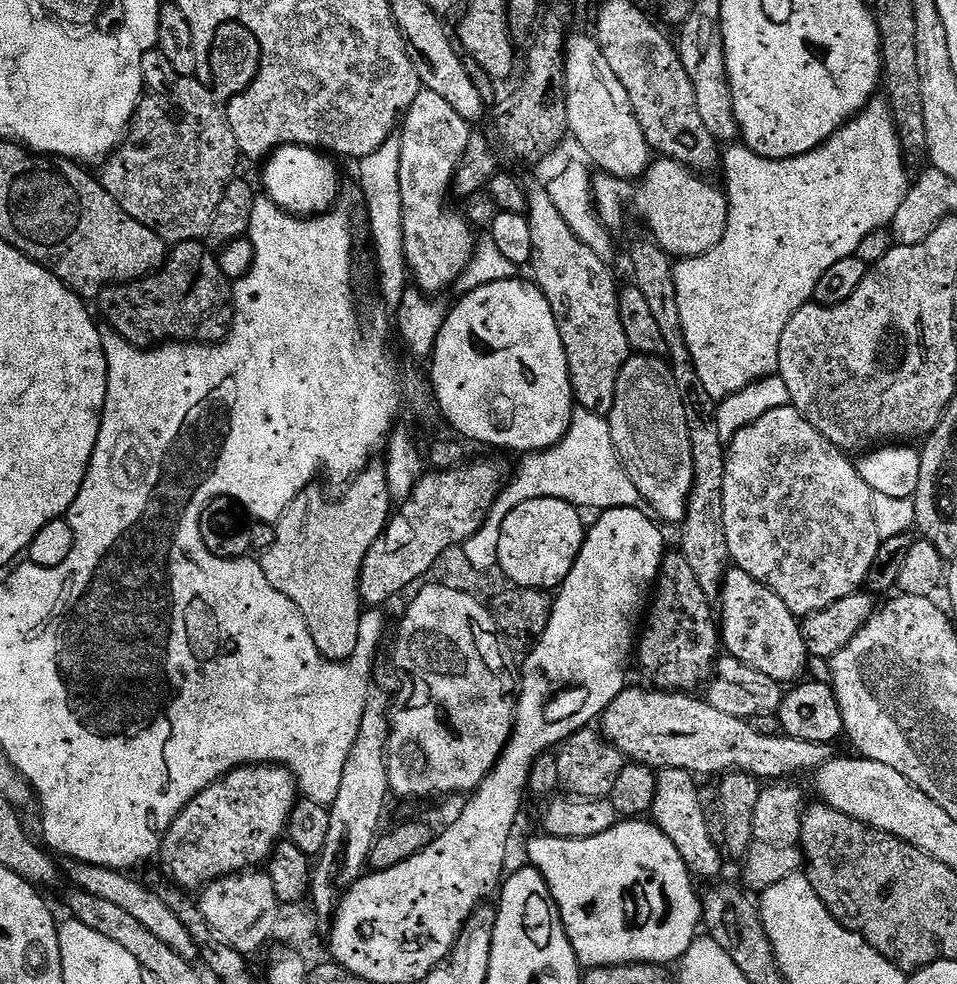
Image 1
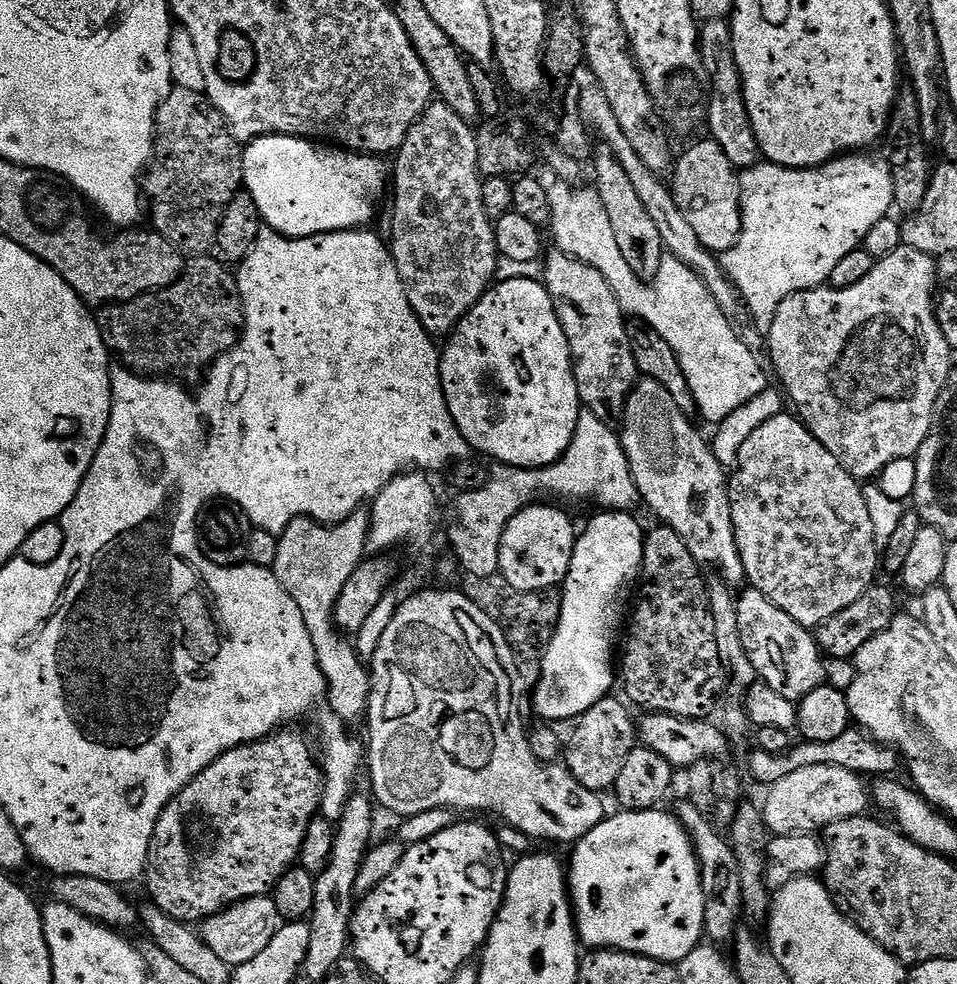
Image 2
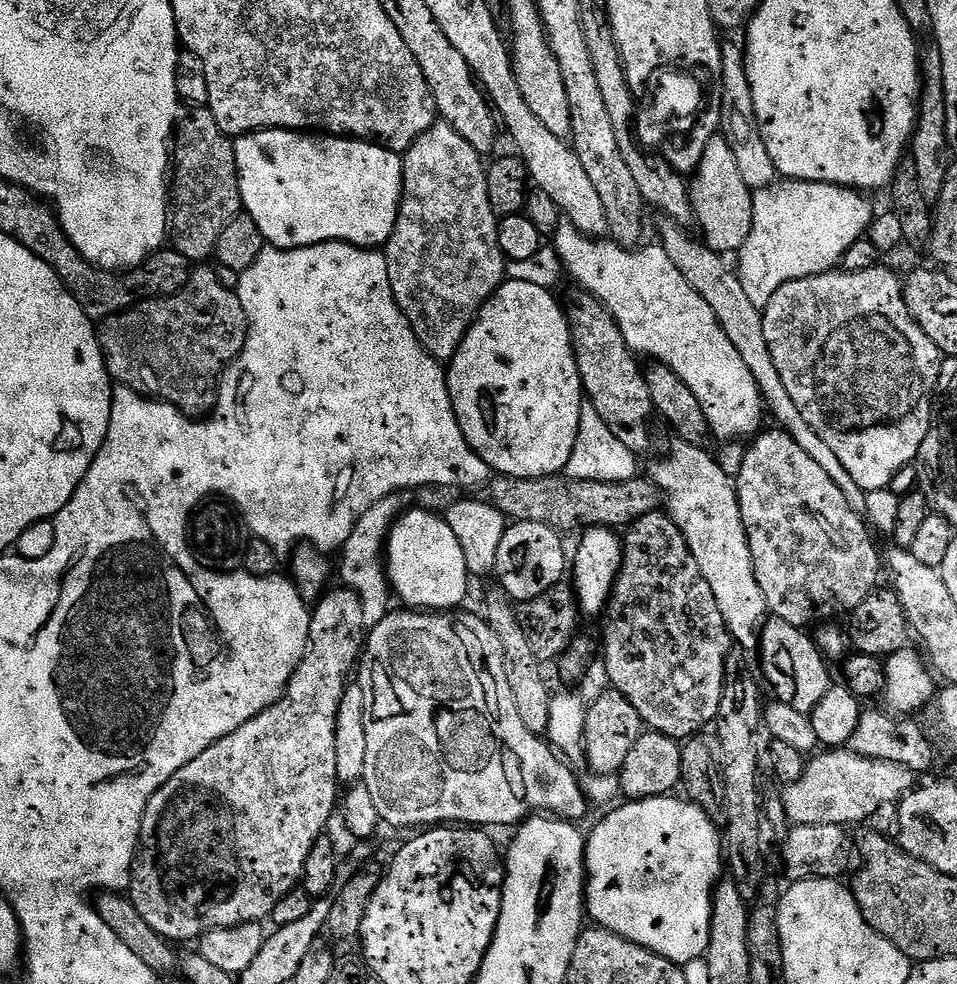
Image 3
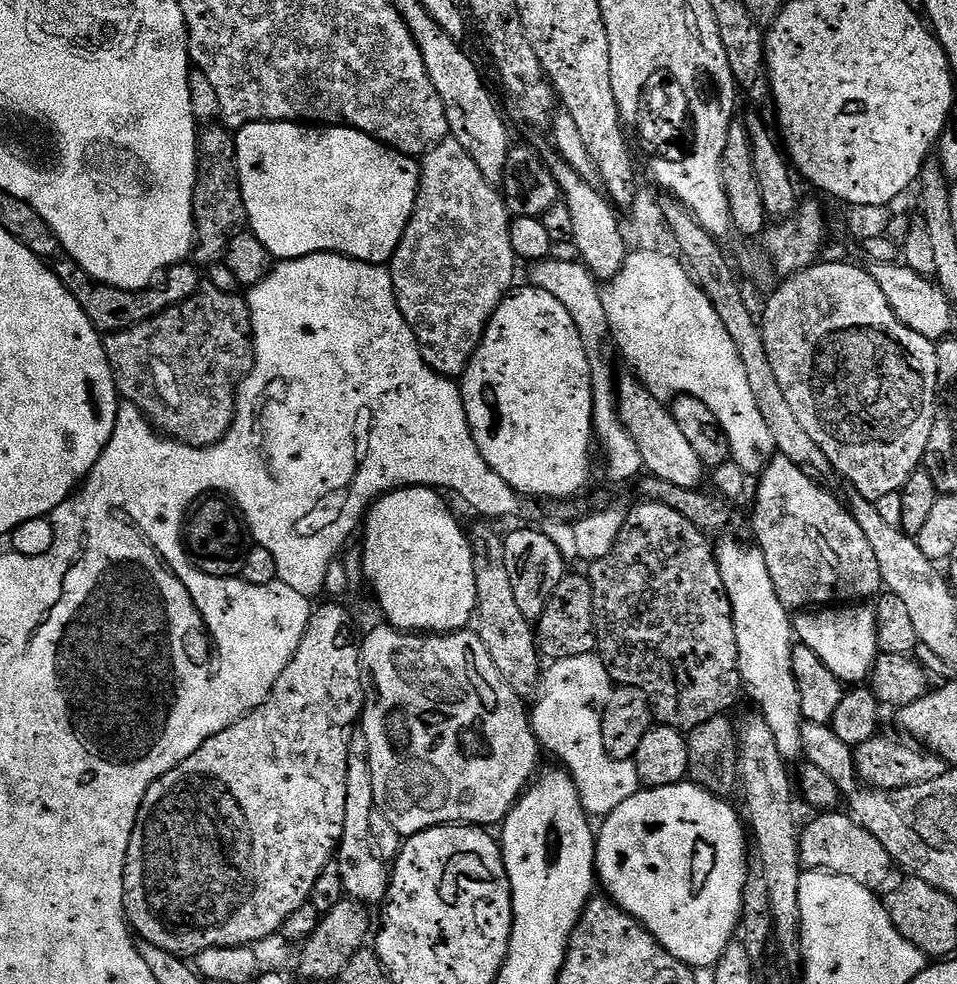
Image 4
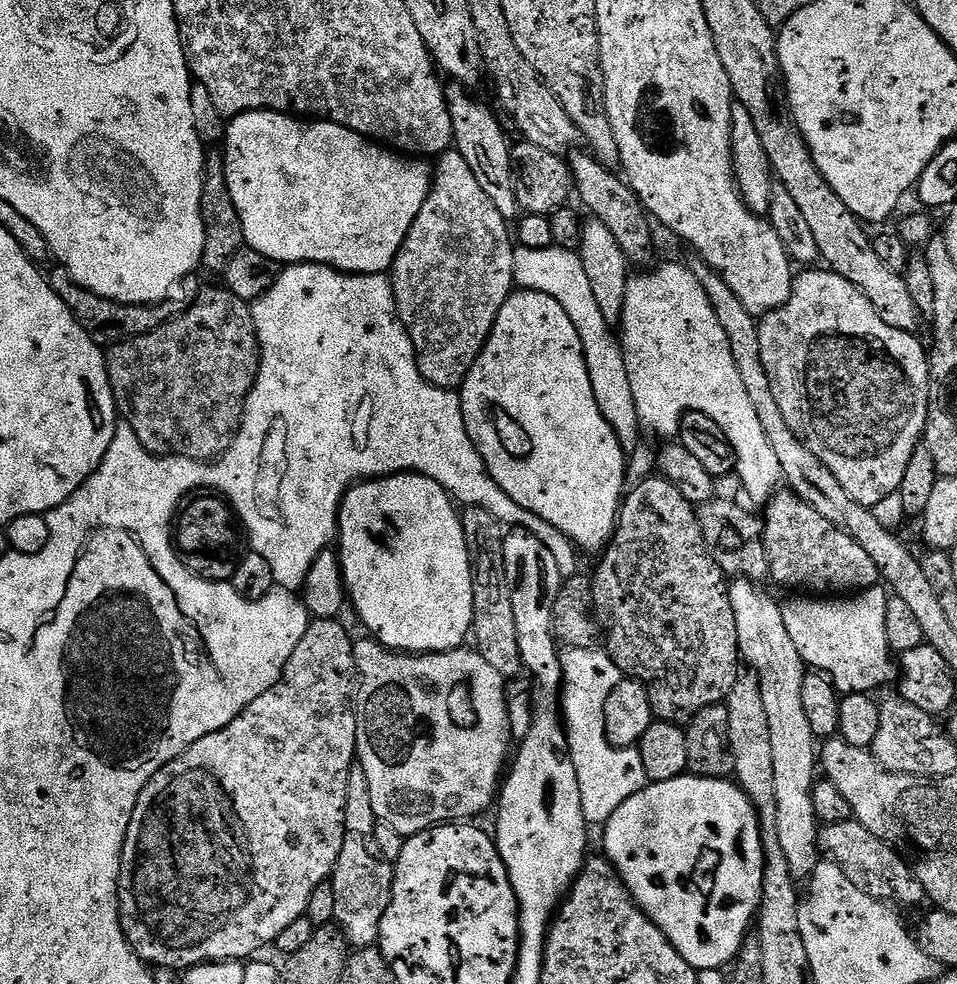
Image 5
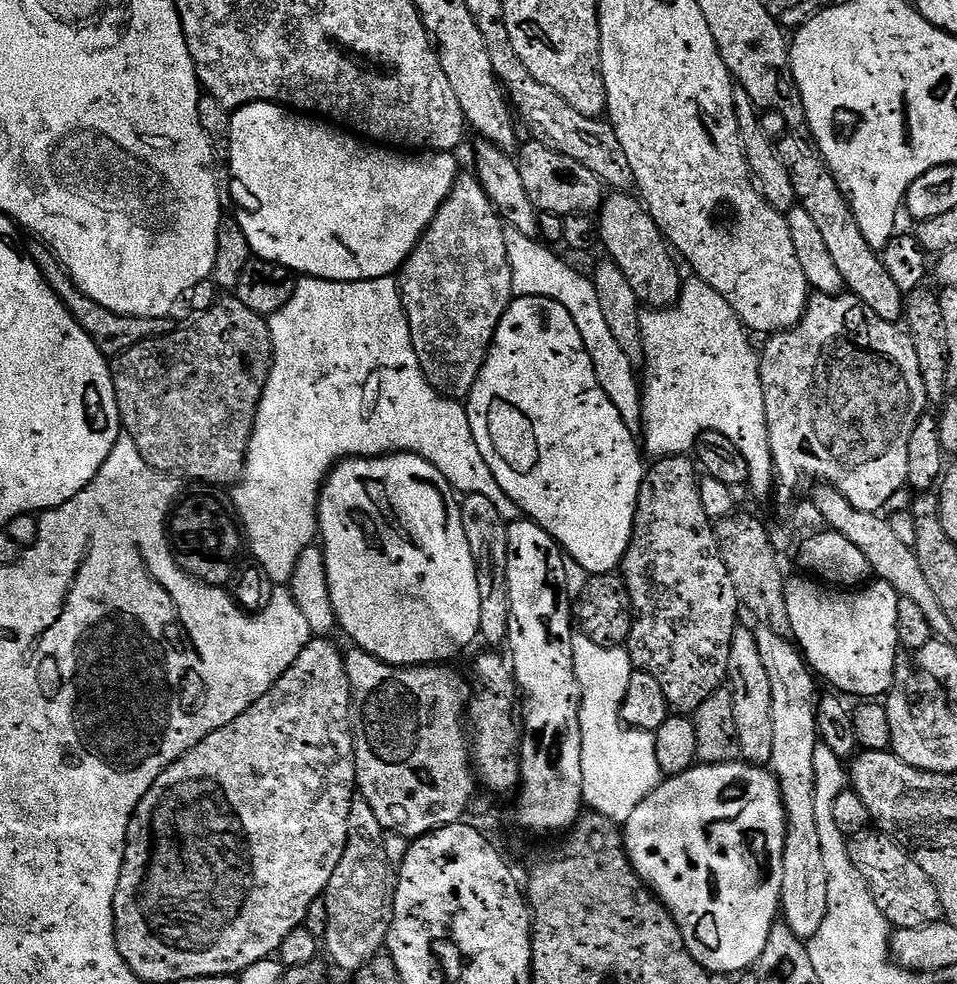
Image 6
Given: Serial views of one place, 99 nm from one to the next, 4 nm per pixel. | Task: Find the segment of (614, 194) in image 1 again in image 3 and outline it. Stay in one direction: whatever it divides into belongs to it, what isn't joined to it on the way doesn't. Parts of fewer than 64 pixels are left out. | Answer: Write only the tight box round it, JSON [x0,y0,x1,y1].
[690,134,754,254]

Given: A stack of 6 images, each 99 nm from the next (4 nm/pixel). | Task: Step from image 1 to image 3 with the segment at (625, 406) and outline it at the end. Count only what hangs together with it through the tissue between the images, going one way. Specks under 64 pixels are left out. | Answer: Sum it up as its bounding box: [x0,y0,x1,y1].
[650,439,770,653]

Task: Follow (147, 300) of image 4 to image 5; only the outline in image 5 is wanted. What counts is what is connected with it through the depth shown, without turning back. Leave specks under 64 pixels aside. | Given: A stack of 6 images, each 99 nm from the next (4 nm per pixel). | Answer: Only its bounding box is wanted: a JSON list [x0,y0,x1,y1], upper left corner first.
[50,266,182,346]

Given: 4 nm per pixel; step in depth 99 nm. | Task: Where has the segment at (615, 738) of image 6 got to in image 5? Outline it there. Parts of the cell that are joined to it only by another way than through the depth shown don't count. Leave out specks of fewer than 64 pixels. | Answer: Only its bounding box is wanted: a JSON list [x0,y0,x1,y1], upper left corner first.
[560,647,649,826]

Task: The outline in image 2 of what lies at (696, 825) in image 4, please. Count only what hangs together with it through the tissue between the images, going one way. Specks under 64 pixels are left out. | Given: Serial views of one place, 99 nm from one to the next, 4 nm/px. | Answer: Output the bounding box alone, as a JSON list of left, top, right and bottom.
[570,811,704,965]

